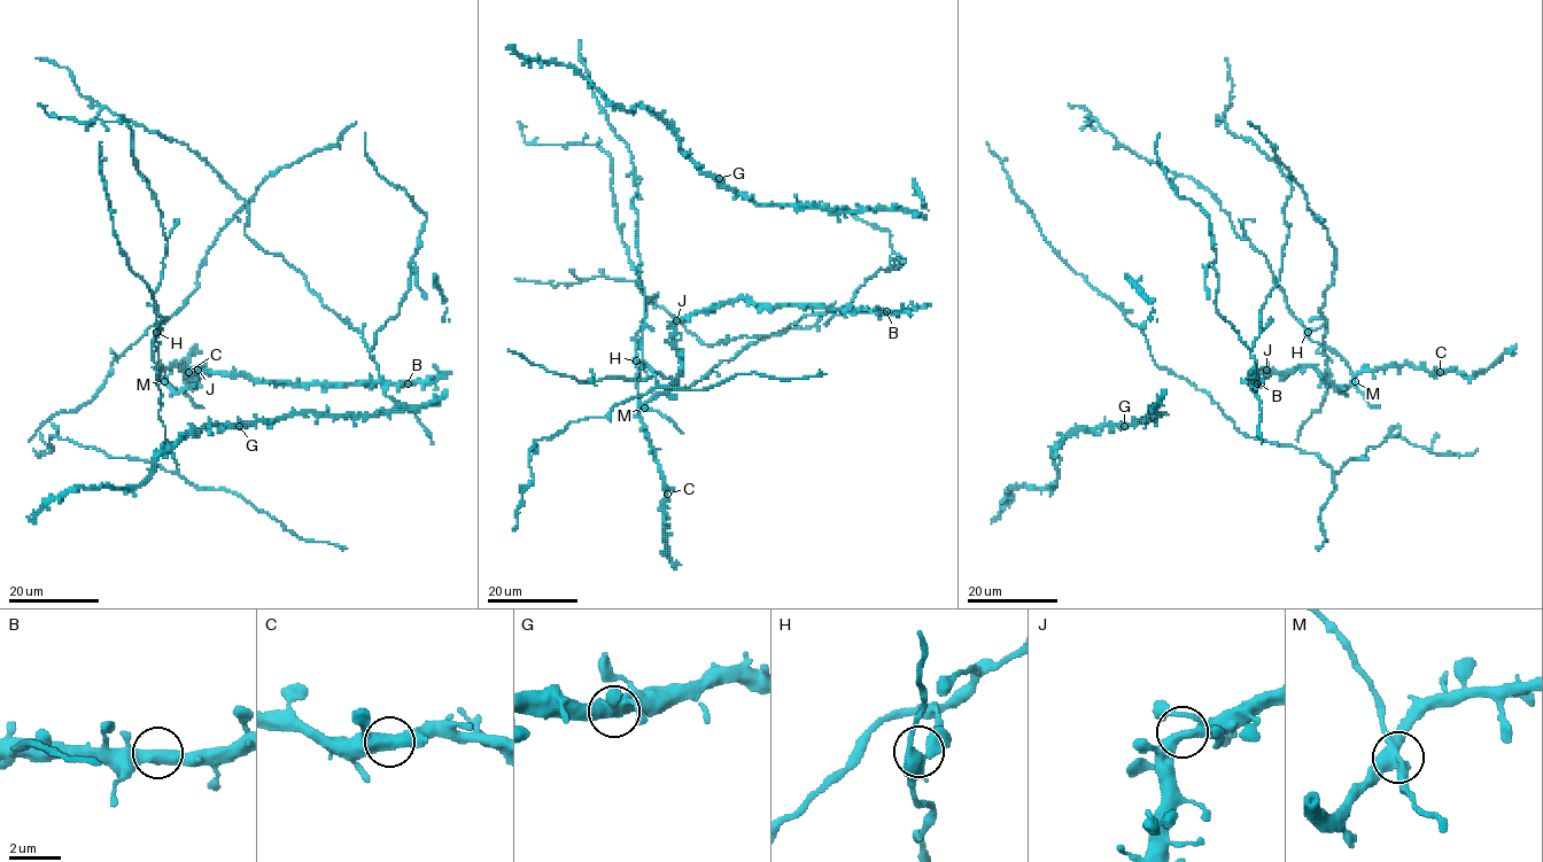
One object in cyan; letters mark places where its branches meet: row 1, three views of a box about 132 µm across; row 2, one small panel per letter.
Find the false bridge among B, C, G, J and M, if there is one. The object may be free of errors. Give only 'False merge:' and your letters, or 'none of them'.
False merge: M

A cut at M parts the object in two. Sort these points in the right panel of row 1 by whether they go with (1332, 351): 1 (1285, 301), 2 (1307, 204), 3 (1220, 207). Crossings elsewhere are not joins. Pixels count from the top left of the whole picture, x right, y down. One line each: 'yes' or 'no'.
1: yes
2: yes
3: yes

